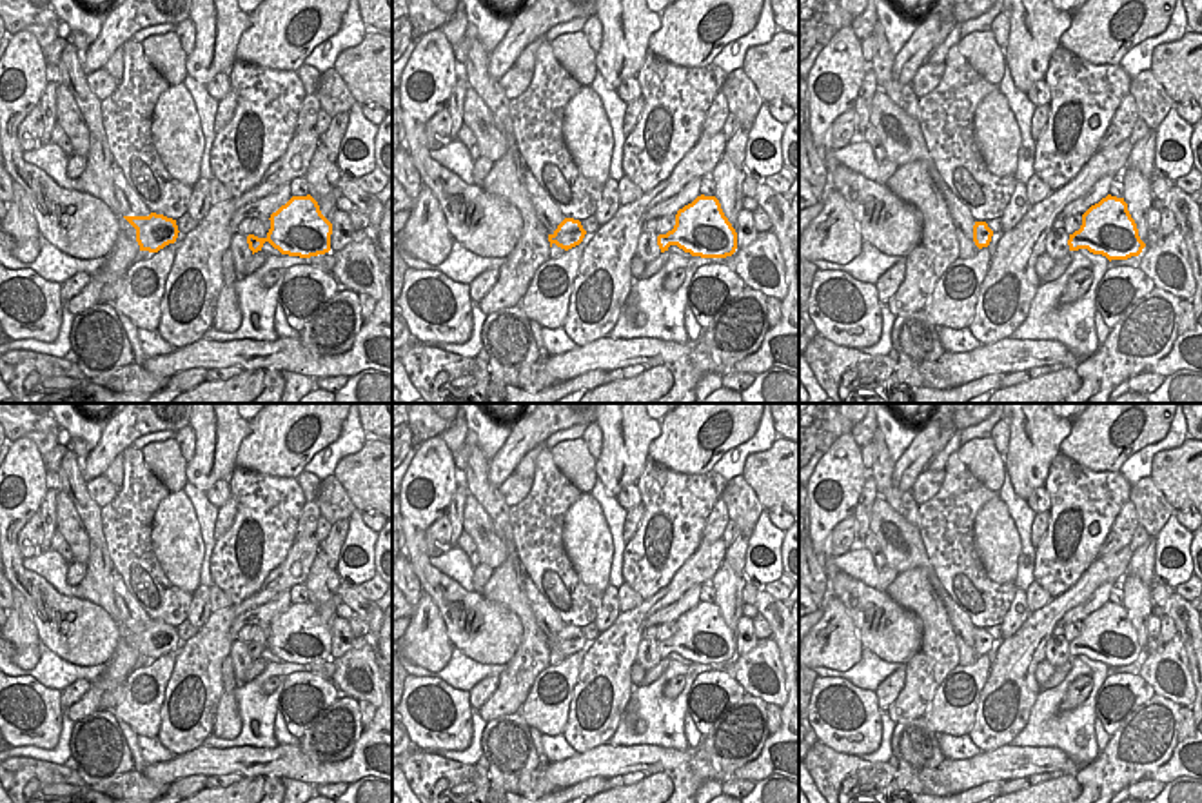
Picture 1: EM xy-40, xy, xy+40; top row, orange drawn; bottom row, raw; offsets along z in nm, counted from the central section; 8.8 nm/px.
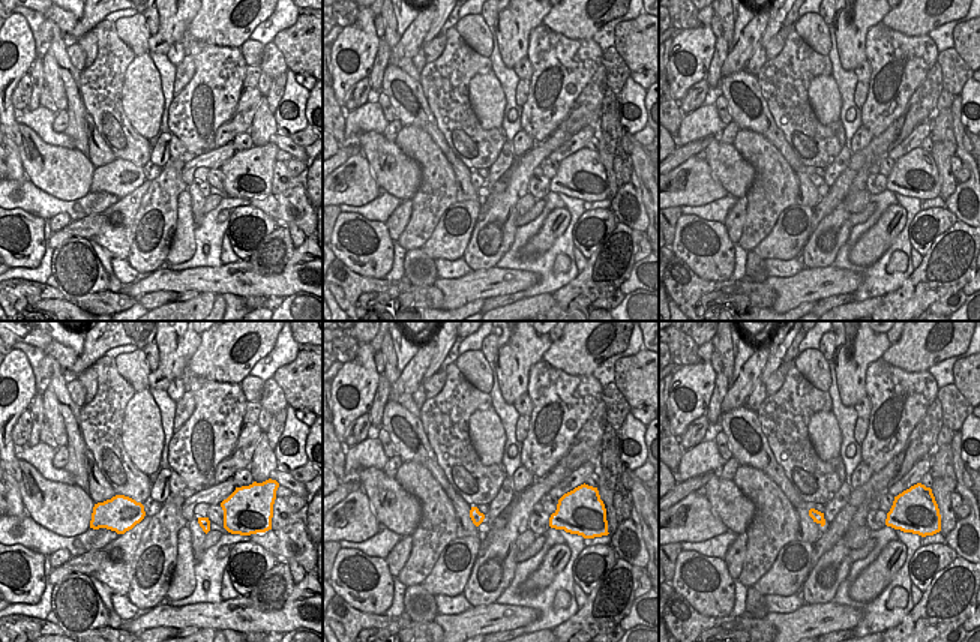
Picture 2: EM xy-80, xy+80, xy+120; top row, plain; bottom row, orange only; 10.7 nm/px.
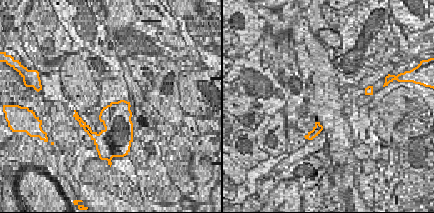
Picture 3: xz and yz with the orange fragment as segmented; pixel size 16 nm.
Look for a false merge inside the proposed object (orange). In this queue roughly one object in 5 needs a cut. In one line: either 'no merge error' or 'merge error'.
no merge error

